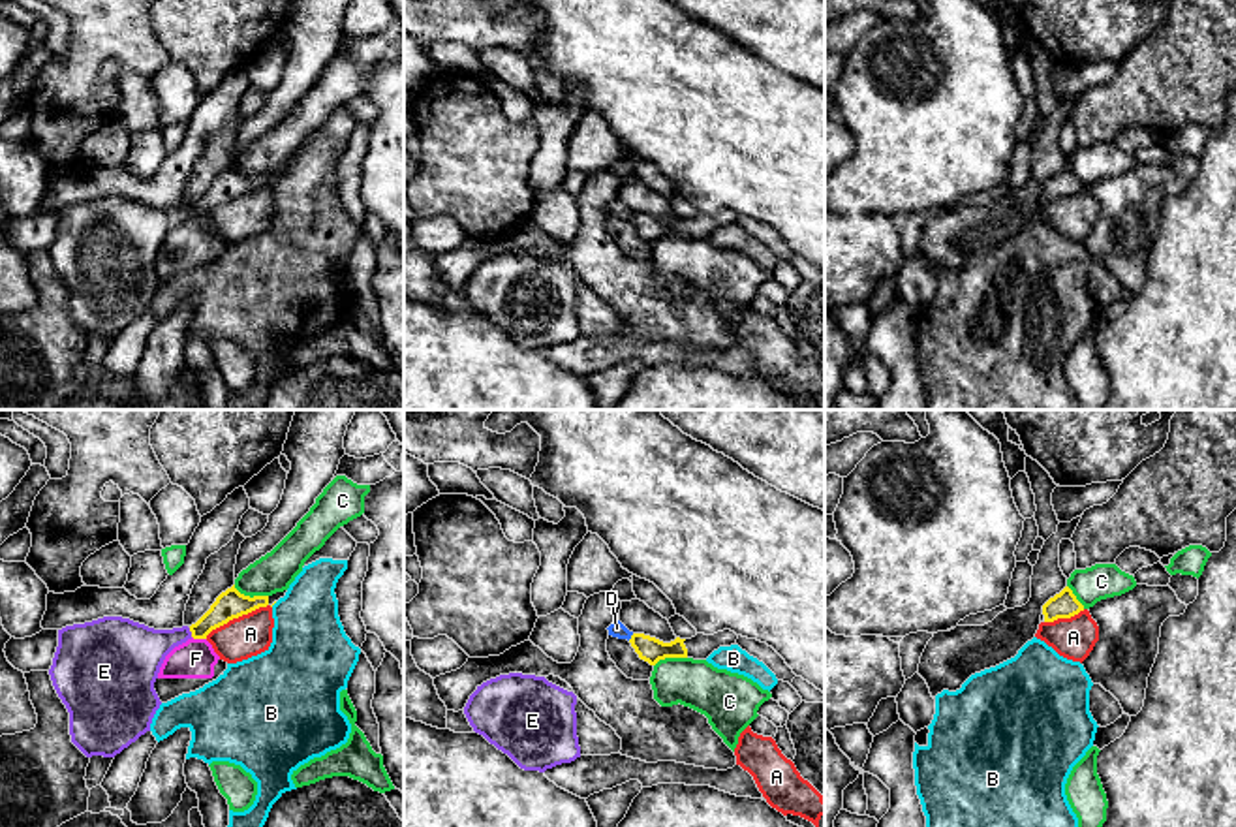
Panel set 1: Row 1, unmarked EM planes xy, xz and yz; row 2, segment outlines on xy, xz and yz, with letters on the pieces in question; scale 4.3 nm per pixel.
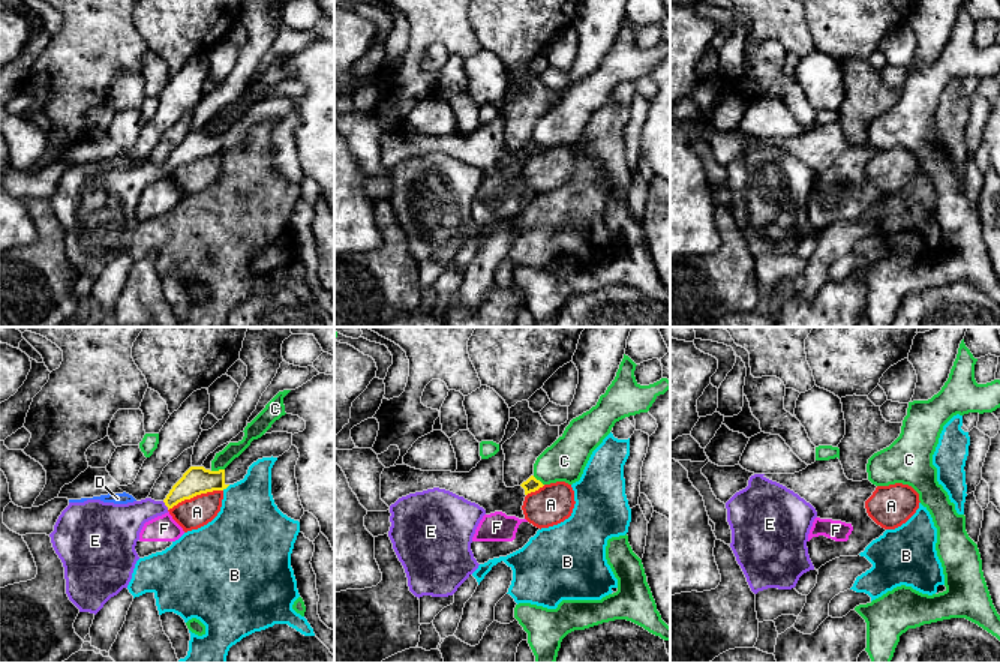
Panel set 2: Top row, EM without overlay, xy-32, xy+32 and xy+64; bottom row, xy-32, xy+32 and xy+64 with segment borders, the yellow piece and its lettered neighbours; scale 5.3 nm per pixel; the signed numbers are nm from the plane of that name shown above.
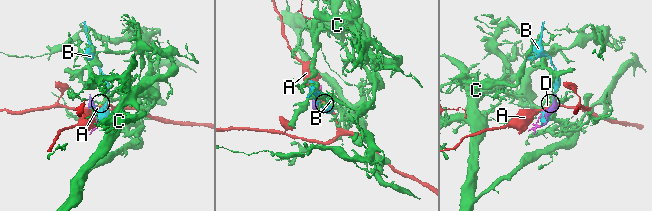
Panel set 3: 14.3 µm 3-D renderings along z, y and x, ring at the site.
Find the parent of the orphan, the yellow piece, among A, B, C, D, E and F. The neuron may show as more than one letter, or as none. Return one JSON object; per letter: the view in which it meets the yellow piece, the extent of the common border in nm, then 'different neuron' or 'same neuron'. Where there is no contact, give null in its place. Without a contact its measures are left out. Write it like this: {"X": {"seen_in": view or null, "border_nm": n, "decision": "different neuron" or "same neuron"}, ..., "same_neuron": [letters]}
{"A": {"seen_in": "xy", "border_nm": 320, "decision": "different neuron"}, "B": {"seen_in": "xy", "border_nm": 40, "decision": "different neuron"}, "C": {"seen_in": "xy", "border_nm": 160, "decision": "different neuron"}, "D": {"seen_in": "xz", "border_nm": 40, "decision": "different neuron"}, "E": {"seen_in": "xy", "border_nm": 40, "decision": "same neuron"}, "F": {"seen_in": "xy", "border_nm": 70, "decision": "different neuron"}, "same_neuron": ["E"]}

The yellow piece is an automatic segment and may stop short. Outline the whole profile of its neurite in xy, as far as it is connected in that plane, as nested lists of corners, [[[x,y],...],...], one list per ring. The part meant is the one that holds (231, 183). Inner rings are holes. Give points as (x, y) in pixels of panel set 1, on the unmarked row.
[[[235,164],[190,207],[154,209],[122,195],[103,195],[58,209],[58,226],[49,248],[53,265],[70,291],[71,321],[86,335],[115,336],[150,310],[162,280],[154,269],[165,235],[188,218],[207,214],[233,197],[274,184],[287,169],[272,175],[244,175]]]

